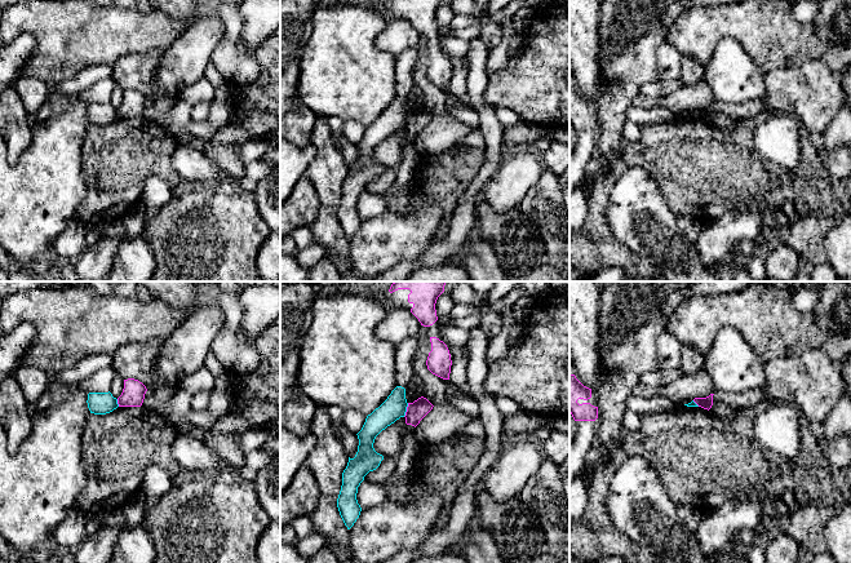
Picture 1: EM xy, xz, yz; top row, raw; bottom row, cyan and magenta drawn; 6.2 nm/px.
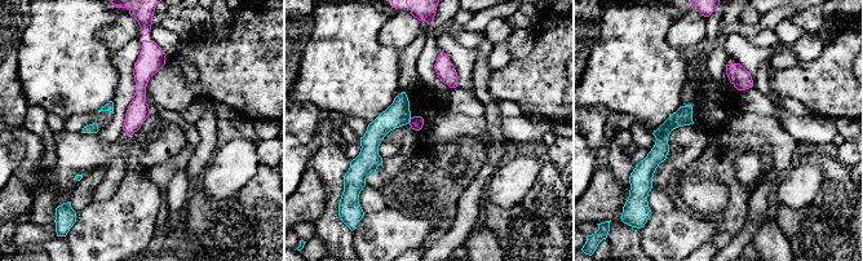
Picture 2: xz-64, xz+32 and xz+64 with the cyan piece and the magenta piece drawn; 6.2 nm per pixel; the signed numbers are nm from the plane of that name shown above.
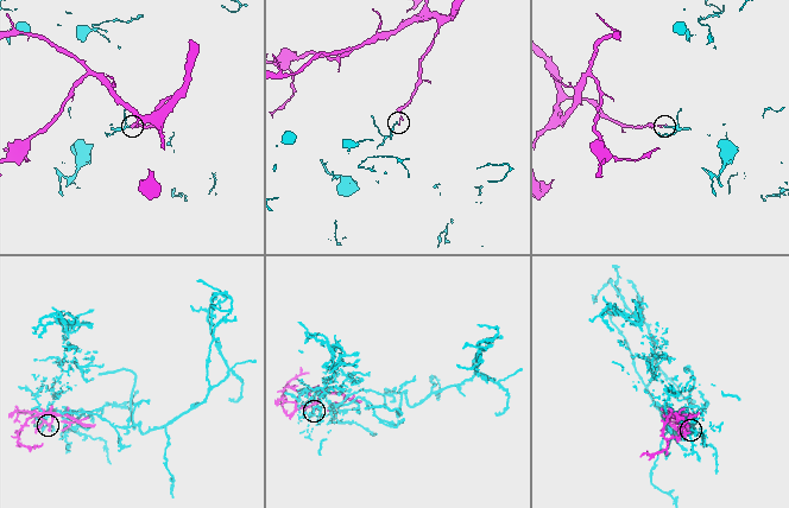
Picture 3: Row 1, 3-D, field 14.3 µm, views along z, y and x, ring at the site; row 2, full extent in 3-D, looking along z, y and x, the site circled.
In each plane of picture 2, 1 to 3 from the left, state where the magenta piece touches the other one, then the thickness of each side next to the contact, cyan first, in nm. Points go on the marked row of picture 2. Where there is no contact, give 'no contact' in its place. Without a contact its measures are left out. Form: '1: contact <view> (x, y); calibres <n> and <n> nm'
1: no contact
2: contact xz+32 (408, 120); calibres 150 and 90 nm
3: no contact

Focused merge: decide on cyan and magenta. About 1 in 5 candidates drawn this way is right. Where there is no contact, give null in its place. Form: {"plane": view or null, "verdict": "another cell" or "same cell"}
{"plane": "xz", "verdict": "another cell"}

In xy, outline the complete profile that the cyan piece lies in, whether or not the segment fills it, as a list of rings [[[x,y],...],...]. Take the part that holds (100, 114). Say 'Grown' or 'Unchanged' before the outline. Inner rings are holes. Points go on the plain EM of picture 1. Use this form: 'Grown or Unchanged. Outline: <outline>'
Unchanged. Outline: [[[89,103],[88,105],[88,119],[90,124],[106,125],[119,118],[118,110],[108,103]]]

